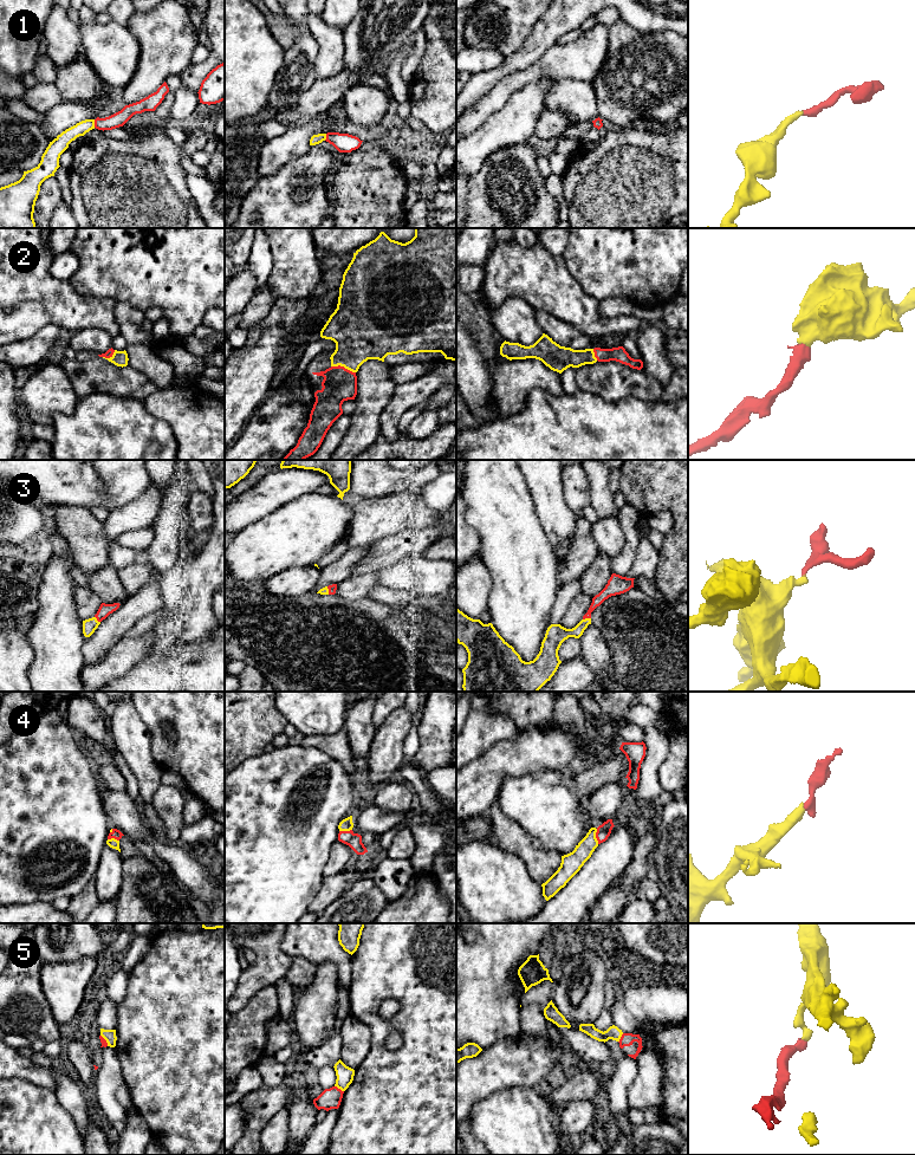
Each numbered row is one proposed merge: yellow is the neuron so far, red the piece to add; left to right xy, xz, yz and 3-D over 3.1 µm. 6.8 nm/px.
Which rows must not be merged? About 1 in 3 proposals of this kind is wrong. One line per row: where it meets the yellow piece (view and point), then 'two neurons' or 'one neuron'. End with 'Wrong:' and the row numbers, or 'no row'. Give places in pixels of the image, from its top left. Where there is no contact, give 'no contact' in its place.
1: meets yellow in xy at (93, 123); one neuron
2: meets yellow in xz at (343, 365); one neuron
3: meets yellow in yz at (586, 618); one neuron
4: meets yellow in yz at (595, 836); one neuron
5: meets yellow in xz at (339, 1088); two neurons
Wrong: 5

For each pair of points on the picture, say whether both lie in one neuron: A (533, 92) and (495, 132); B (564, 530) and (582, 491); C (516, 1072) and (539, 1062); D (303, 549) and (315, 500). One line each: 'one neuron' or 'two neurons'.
A: one neuron
B: two neurons
C: one neuron
D: one neuron

